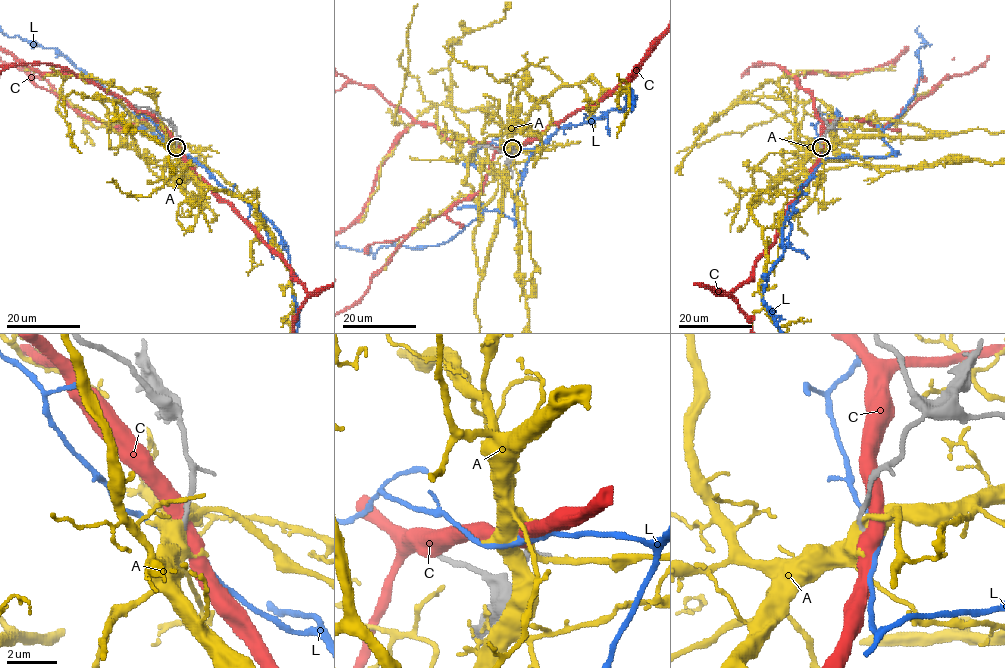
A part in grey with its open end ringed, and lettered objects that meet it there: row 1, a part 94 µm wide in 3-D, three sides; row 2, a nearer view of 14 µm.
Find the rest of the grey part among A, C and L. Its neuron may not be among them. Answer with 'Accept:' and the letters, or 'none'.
Accept: L

